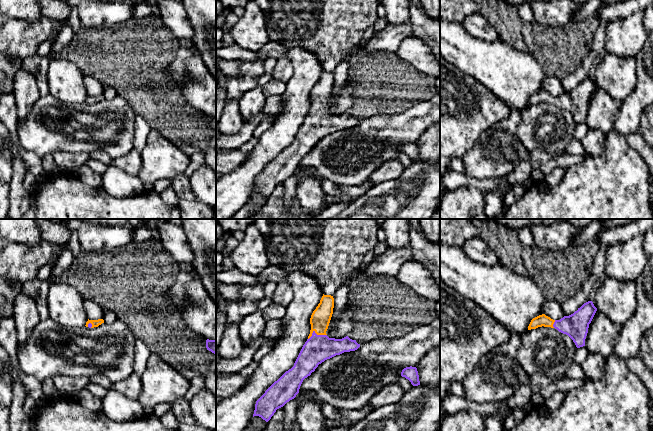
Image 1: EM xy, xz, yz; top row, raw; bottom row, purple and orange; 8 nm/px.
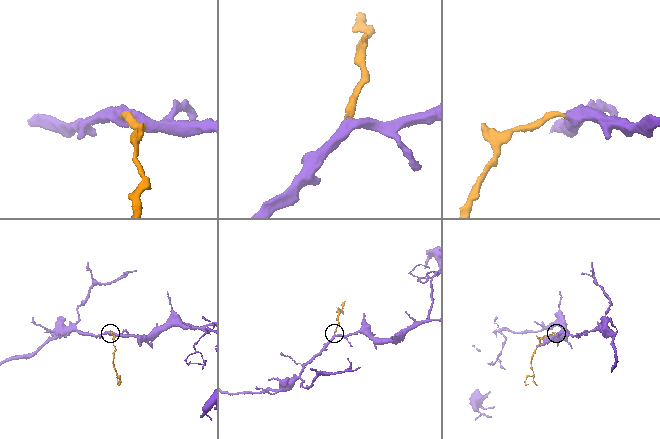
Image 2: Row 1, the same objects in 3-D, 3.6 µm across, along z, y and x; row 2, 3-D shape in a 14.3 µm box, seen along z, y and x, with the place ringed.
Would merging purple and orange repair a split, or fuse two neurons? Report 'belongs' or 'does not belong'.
belongs

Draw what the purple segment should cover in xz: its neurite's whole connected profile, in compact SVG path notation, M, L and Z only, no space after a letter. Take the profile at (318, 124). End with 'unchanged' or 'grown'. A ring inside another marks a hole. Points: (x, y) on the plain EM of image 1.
M323 70L320 79L311 91L310 110L294 142L275 157L256 177L253 193L259 192L268 198L277 185L296 173L303 156L310 152L319 140L336 131L355 127L360 123L356 116L348 112L342 115L327 112L326 107L333 84L333 72Z; grown

